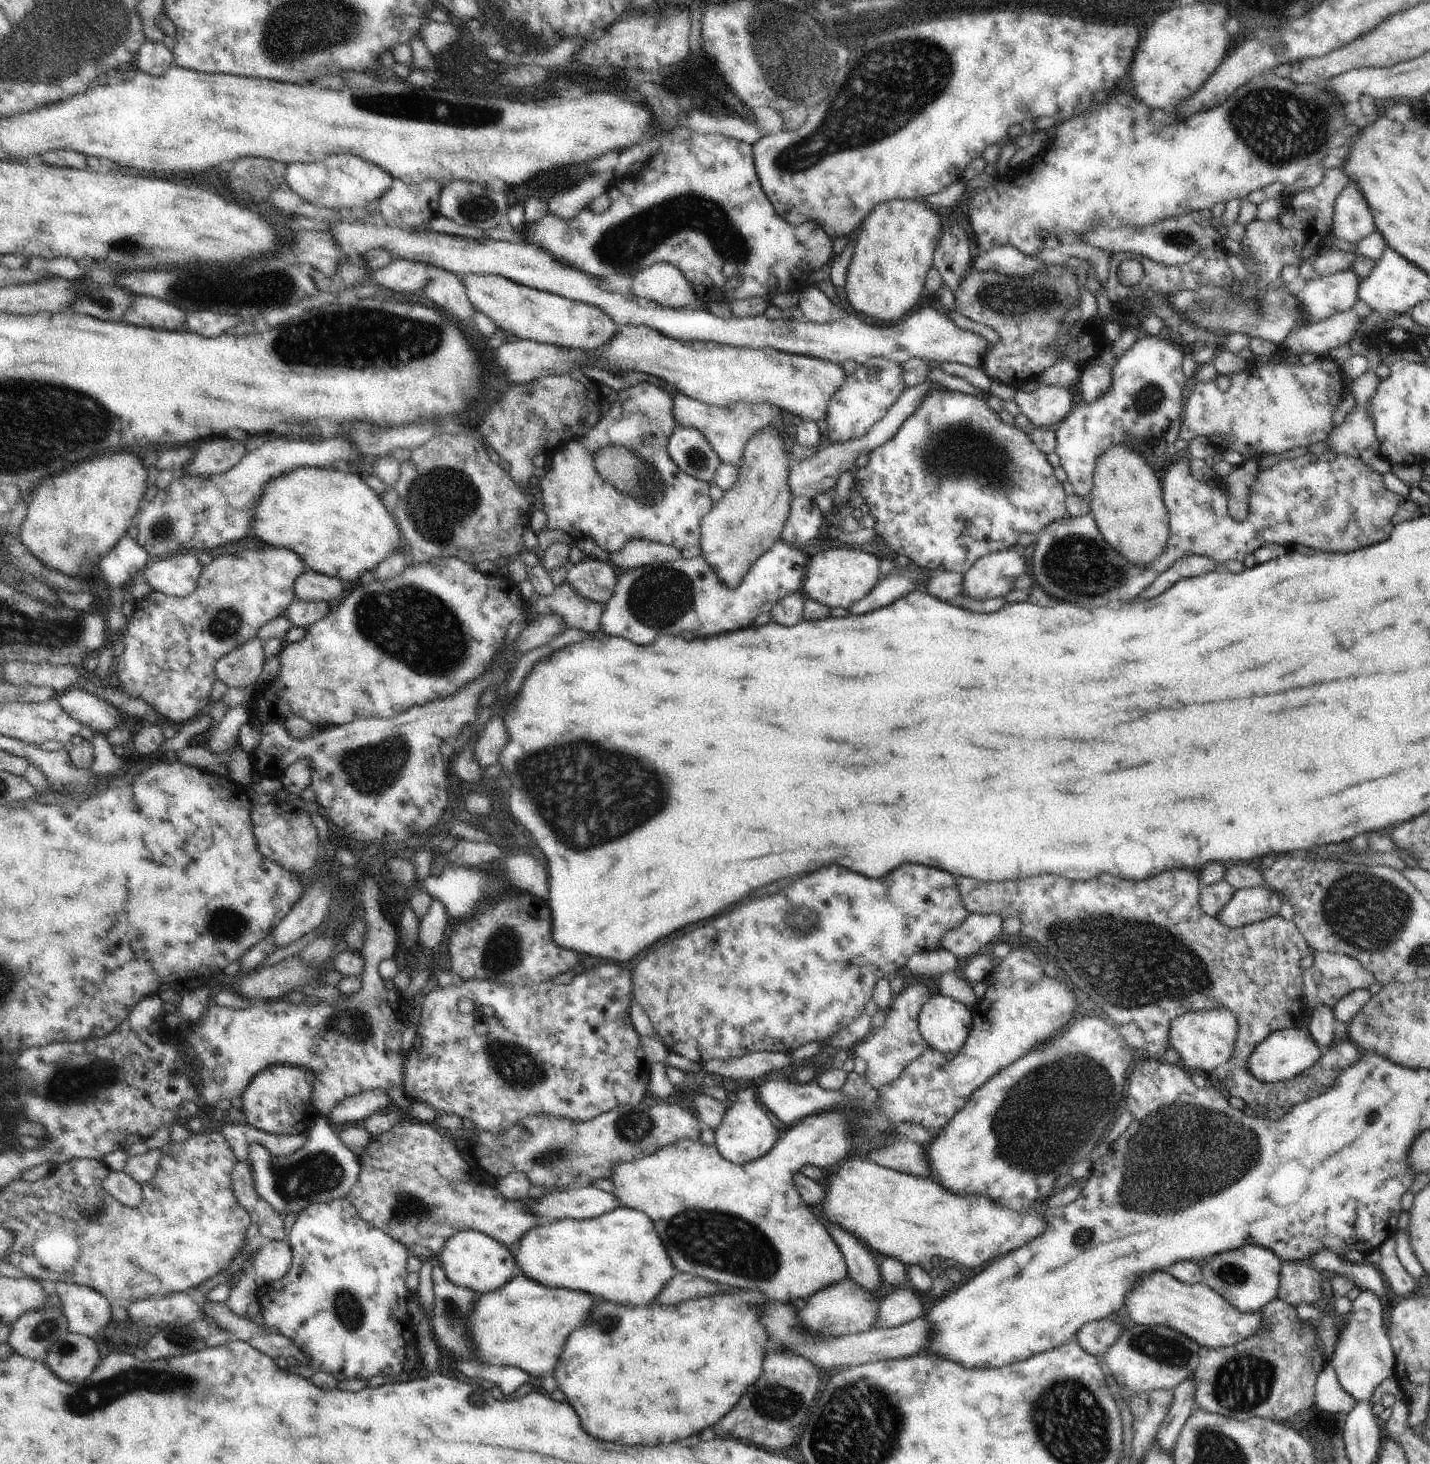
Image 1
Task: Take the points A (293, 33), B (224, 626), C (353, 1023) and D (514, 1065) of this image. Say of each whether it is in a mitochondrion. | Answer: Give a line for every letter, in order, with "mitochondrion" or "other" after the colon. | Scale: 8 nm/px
A: mitochondrion
B: mitochondrion
C: mitochondrion
D: mitochondrion

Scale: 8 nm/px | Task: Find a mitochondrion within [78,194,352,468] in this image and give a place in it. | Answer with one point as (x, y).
(265, 287)

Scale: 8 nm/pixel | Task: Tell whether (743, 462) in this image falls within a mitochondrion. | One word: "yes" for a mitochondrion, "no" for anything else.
no

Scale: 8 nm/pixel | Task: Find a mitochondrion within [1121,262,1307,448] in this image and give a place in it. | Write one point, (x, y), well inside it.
(1249, 306)

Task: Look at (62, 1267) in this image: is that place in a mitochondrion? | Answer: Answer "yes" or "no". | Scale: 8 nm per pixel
no

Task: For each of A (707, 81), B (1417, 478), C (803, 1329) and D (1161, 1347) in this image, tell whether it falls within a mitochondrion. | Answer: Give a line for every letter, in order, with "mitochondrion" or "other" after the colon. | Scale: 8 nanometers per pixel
A: other
B: other
C: other
D: mitochondrion

